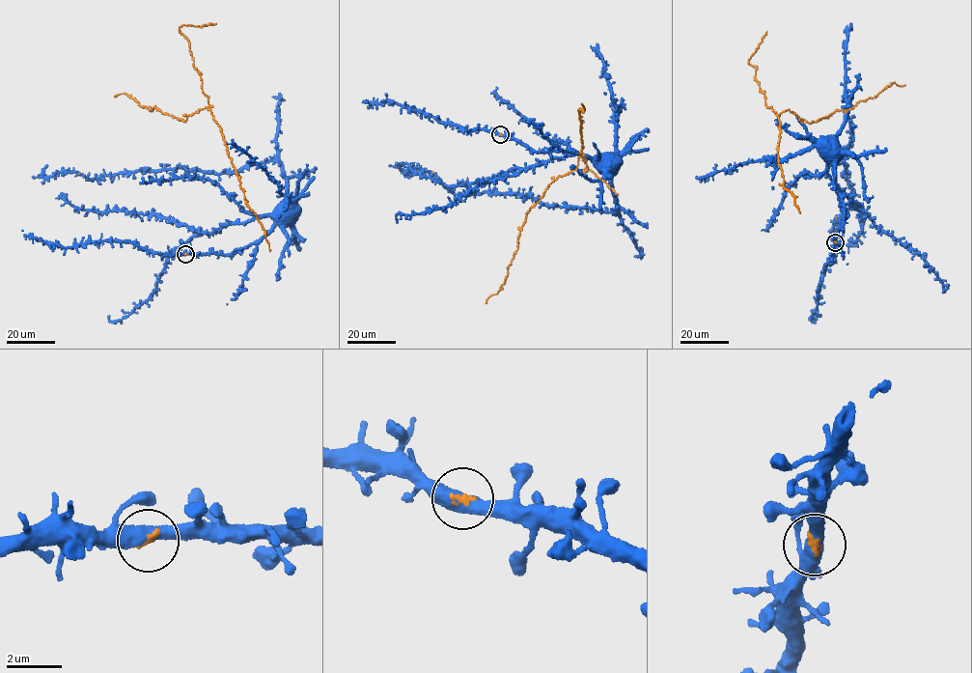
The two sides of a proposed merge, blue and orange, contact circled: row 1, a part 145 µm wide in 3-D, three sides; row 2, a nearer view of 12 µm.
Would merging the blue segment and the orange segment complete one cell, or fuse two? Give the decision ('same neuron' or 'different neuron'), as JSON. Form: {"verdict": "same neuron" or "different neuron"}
{"verdict": "same neuron"}

